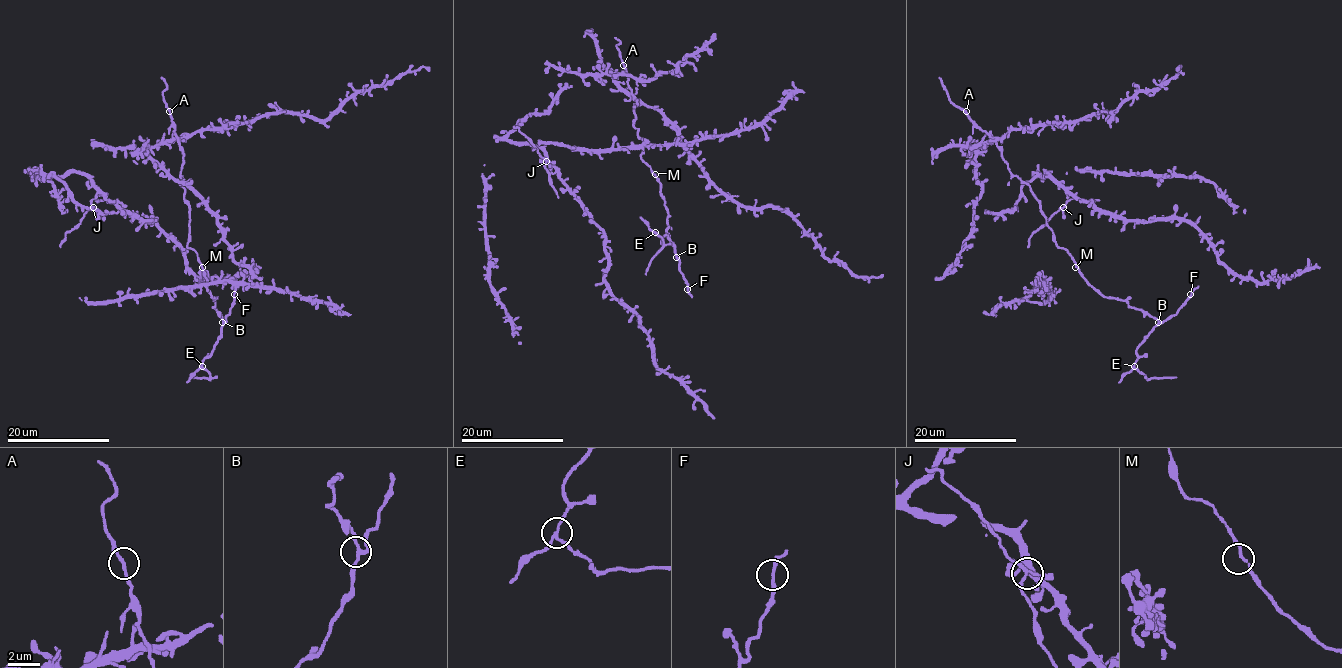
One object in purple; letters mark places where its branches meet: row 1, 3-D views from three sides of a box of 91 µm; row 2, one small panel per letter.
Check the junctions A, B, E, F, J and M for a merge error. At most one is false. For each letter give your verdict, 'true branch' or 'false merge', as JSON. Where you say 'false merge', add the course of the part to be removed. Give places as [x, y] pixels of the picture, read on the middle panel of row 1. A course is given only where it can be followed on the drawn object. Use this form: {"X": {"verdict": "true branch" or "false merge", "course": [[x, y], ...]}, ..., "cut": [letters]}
{"A": {"verdict": "true branch"}, "B": {"verdict": "true branch"}, "E": {"verdict": "true branch"}, "F": {"verdict": "true branch"}, "J": {"verdict": "true branch"}, "M": {"verdict": "true branch"}, "cut": []}

